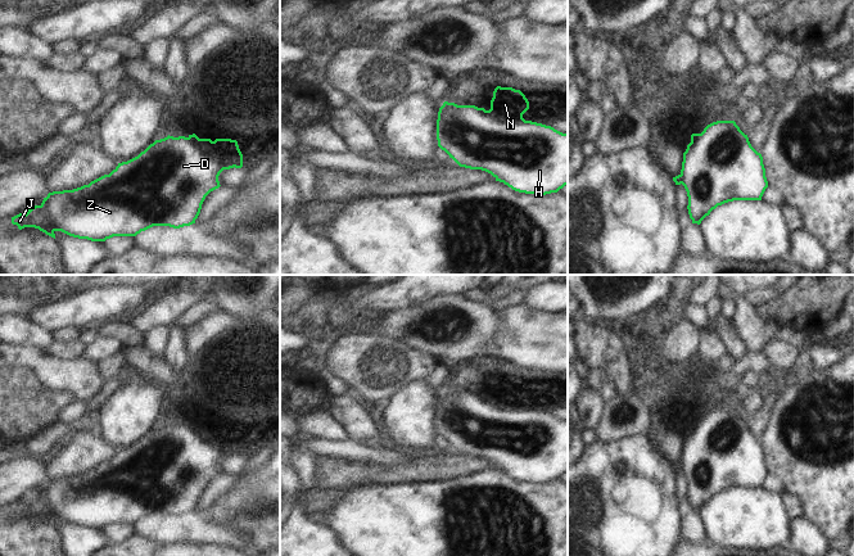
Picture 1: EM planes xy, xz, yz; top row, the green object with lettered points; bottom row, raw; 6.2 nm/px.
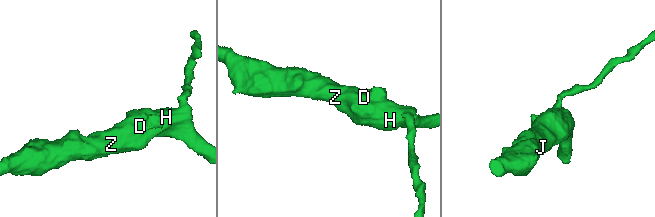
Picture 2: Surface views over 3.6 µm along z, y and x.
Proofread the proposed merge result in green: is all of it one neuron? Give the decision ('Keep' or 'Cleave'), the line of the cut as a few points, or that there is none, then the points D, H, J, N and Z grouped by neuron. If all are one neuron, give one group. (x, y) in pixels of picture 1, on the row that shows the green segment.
Keep. No split. Groups: D H J N Z

